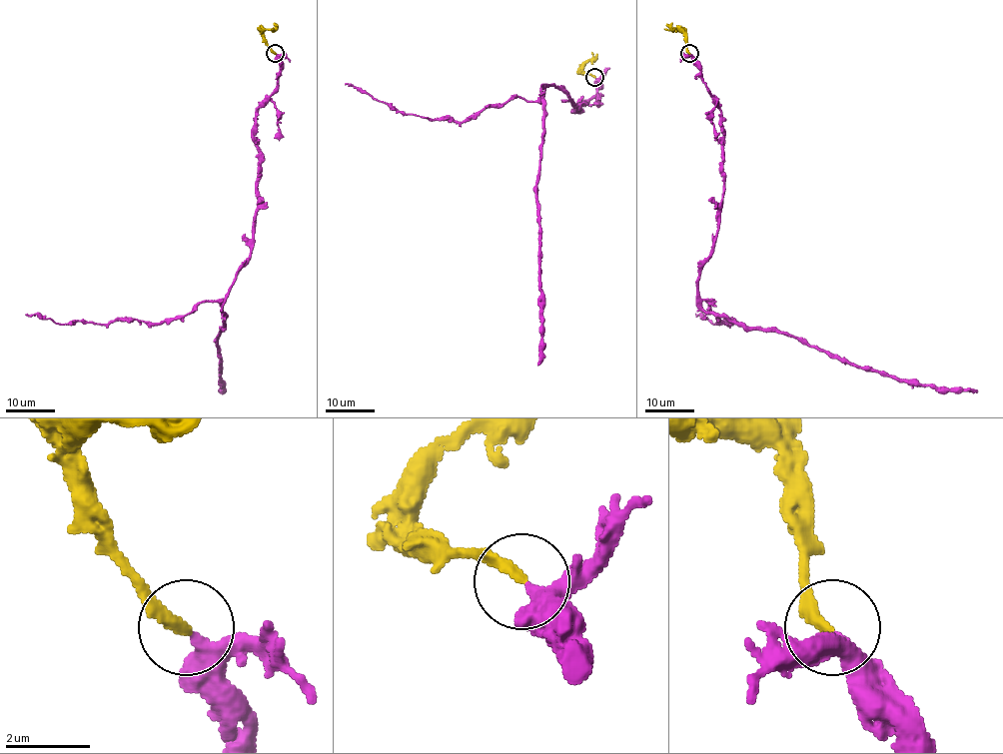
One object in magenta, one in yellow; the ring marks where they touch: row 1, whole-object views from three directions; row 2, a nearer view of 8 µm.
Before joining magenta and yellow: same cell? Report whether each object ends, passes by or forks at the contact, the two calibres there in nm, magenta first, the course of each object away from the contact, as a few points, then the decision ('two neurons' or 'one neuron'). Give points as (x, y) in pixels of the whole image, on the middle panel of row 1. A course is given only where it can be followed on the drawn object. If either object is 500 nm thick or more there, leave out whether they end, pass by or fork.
magenta passes by; yellow ends there; 280 nm thick on the magenta side, 280 nm on the other; magenta runs (595, 77), (598, 91), (573, 111), (578, 110), (564, 92), (556, 87), (542, 89), (537, 365); yellow runs (594, 77), (582, 70), (597, 54); one neuron

